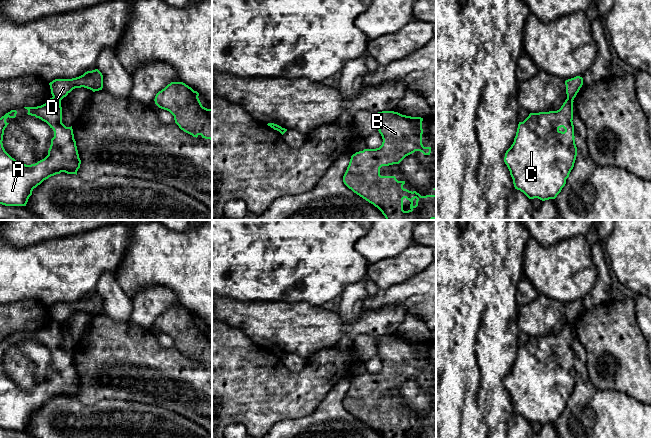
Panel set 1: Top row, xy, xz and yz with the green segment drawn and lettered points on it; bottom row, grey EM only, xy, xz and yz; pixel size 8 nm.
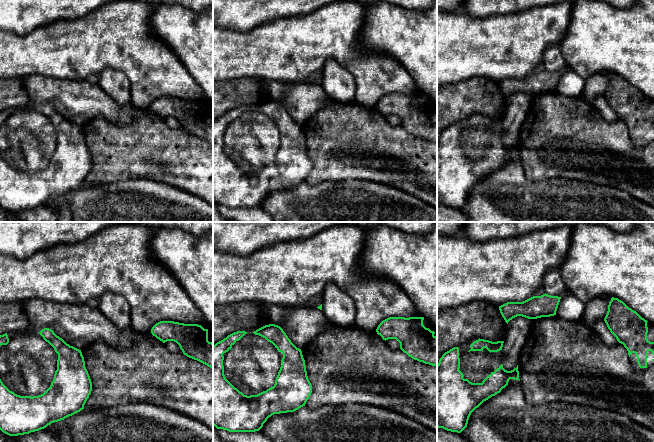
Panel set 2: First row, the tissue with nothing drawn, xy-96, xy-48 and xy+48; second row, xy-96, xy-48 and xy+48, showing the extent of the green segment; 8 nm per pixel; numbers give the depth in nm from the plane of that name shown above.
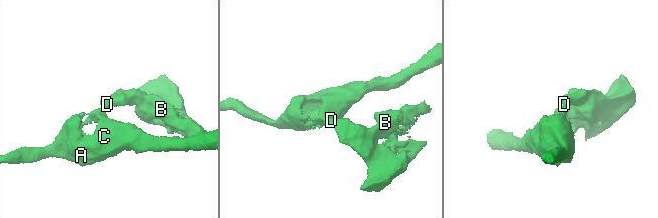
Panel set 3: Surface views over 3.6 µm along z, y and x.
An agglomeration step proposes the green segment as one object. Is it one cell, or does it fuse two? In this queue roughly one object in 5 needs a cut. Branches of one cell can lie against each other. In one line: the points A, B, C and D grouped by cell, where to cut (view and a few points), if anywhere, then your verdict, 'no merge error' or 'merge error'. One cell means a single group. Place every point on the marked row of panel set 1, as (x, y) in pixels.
A C / B D; cut in xy along (53, 96), (60, 100); merge error

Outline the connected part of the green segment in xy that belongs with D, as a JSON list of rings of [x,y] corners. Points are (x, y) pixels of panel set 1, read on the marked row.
[[[98,70],[87,71],[83,75],[72,79],[55,79],[49,83],[53,97],[62,100],[75,88],[87,88],[93,92],[102,90],[103,75]]]

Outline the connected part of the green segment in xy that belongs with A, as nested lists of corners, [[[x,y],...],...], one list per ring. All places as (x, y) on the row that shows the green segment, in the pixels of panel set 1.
[[[55,97],[41,106],[24,107],[28,110],[28,115],[35,116],[46,122],[54,131],[54,137],[51,139],[51,145],[48,150],[48,155],[35,164],[26,165],[19,164],[12,158],[3,147],[4,130],[9,123],[6,119],[15,118],[17,111],[11,110],[0,118],[0,204],[5,206],[26,206],[32,191],[44,180],[51,176],[65,172],[67,174],[76,174],[80,168],[81,160],[79,158],[76,141],[74,139],[73,129],[66,127],[62,123],[62,107],[61,100]]]

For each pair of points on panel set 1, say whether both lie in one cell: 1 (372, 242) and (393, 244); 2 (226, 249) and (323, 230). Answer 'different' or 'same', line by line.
1: same
2: same

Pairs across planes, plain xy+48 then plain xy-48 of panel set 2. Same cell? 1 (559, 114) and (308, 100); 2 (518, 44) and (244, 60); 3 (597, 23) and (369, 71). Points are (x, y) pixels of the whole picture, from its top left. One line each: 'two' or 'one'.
1: two
2: one
3: two

